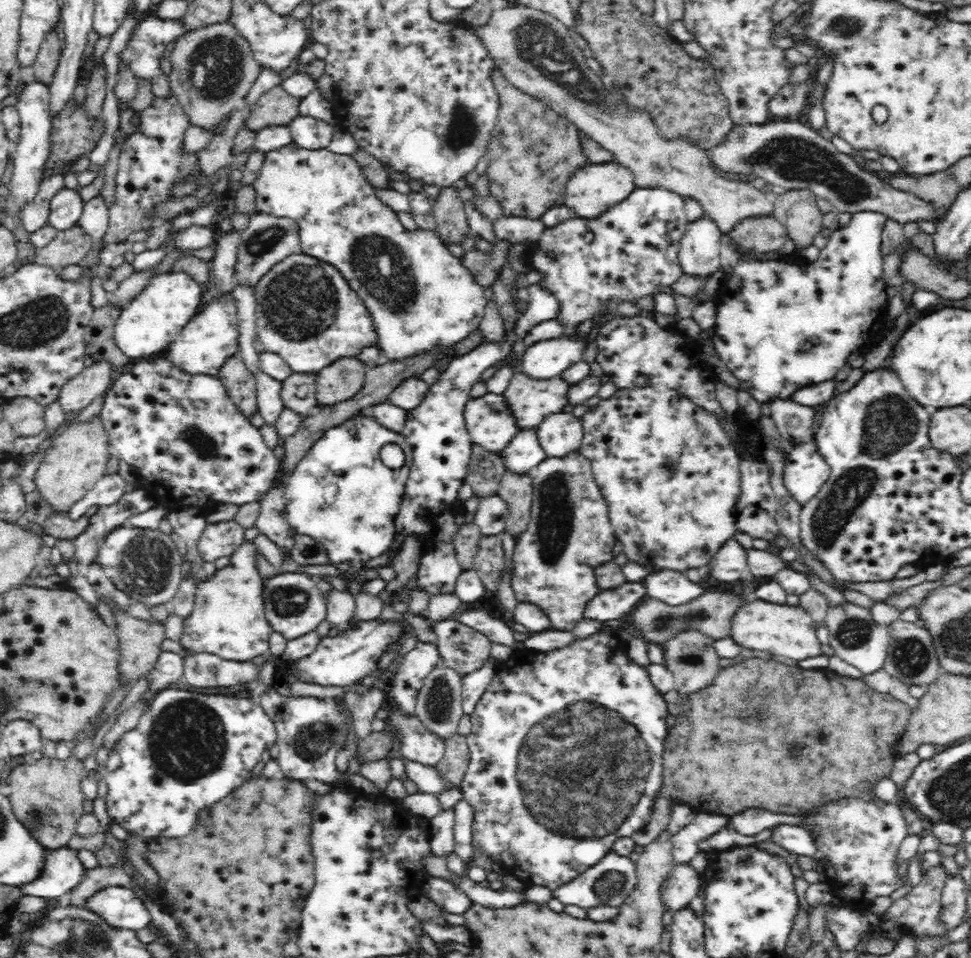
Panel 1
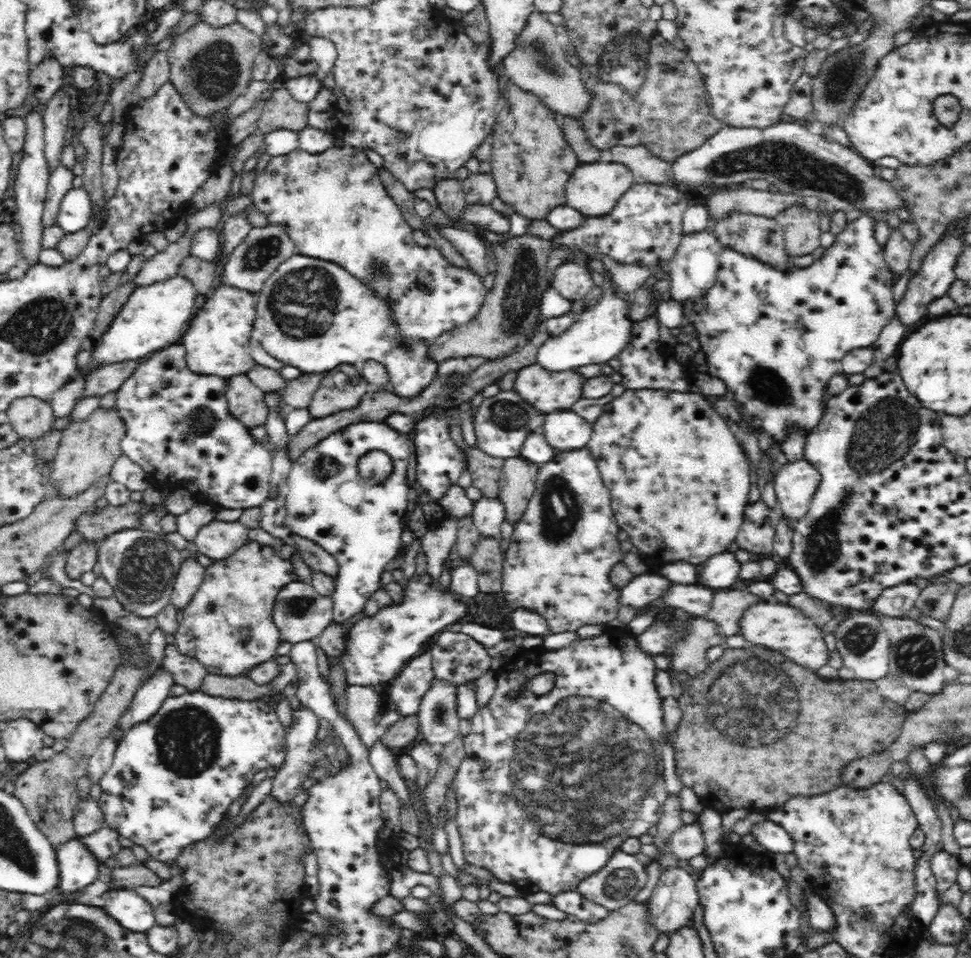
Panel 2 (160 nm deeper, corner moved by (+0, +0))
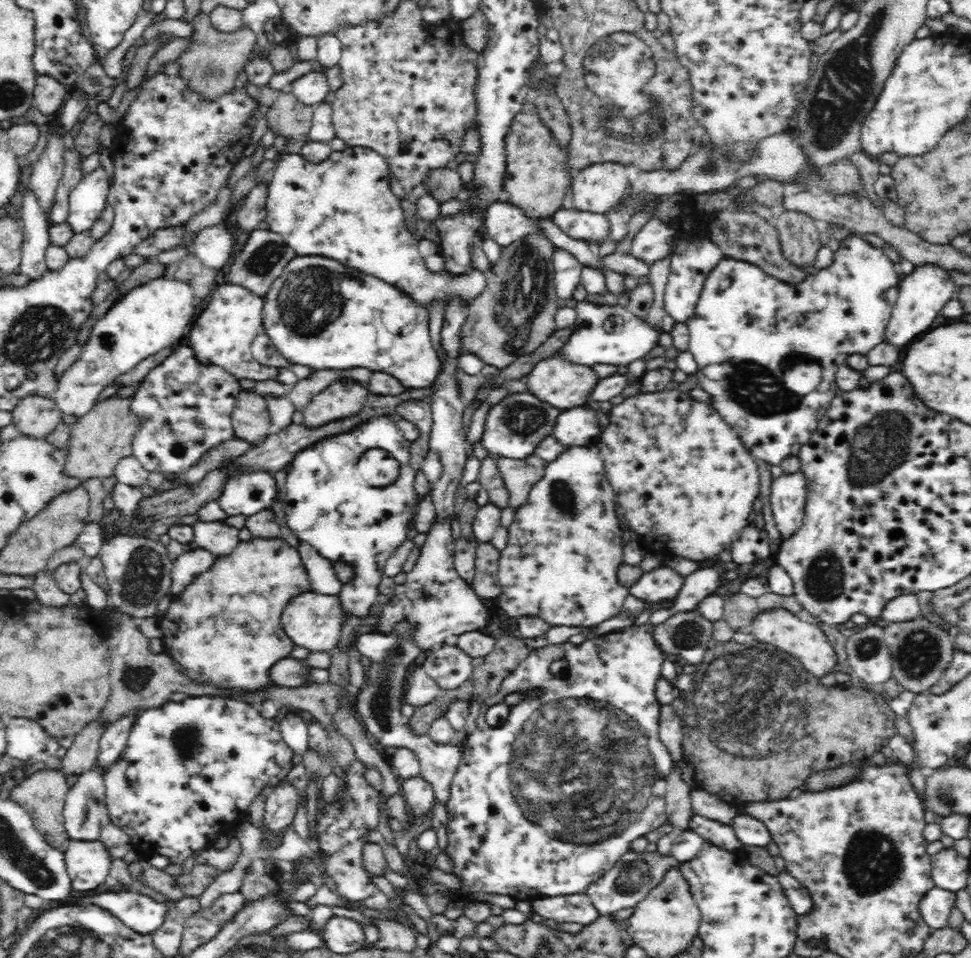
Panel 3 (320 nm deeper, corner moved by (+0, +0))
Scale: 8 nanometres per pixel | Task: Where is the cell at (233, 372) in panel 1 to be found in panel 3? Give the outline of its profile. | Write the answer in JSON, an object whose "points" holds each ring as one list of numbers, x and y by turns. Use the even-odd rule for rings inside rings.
{"points":[[240,389,231,413,231,424,236,437,253,446,268,437,268,430,272,426,271,412,264,396]]}

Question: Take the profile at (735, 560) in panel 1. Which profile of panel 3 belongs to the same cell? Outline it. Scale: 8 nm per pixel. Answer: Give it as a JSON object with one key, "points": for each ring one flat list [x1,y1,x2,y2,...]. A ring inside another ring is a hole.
{"points":[[708,566,708,568,696,570,694,574,684,578,684,586,682,586,678,598,674,599,673,606,654,611,649,622,656,626,668,620,676,612,694,611,694,604,698,600,702,600,704,596,712,594,714,590,718,590,722,586,724,574,726,574,726,568,720,568,720,566]]}

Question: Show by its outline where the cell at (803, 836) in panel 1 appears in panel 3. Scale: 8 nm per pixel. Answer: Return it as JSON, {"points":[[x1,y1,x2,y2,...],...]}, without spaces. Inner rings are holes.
{"points":[[742,813,737,814,730,826,732,826,738,840,745,846,768,848,770,844,774,844,774,837,764,821,760,821,756,817]]}

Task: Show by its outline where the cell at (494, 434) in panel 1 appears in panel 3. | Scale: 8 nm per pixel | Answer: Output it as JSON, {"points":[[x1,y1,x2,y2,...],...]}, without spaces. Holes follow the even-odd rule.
{"points":[[526,391,506,395,496,406,492,406,487,414,482,447,488,451,489,457,501,457,520,460,531,456,546,436,552,436,556,416,560,410,538,400]]}

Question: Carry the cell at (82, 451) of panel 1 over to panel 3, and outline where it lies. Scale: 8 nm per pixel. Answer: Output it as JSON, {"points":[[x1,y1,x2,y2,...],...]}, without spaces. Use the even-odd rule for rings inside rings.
{"points":[[113,396,96,402,88,414,79,417,71,426,64,477,80,481,81,485,90,478,108,478,114,474,114,469,122,458,132,456,130,440,138,432,140,421,134,413,130,413,130,399,131,397]]}

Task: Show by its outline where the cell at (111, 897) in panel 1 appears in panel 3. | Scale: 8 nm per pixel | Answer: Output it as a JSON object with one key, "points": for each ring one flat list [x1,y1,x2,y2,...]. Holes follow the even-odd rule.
{"points":[[107,891,96,894,92,900,92,904,108,910,126,927,139,934,151,935,166,920,165,904,144,894]]}

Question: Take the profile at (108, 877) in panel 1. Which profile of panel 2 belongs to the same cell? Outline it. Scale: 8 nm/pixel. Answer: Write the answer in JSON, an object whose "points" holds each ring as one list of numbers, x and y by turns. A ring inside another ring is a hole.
{"points":[[142,864,118,865,111,869,110,884,118,889,132,889,139,886,156,887,163,881]]}

